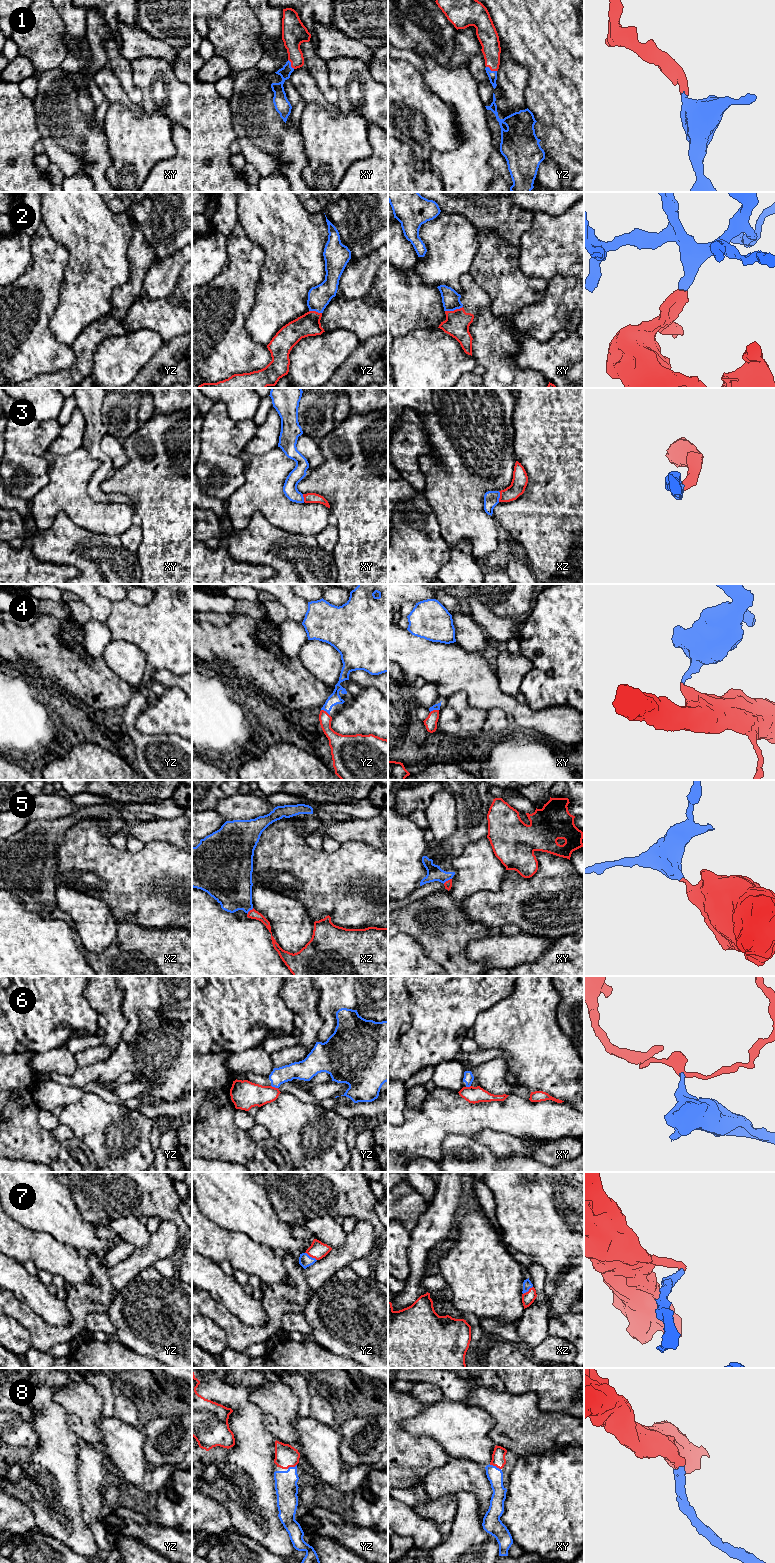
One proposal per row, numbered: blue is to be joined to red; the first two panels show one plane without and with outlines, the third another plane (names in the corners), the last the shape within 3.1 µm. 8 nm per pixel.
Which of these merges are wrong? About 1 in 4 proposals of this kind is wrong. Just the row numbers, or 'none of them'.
5, 6

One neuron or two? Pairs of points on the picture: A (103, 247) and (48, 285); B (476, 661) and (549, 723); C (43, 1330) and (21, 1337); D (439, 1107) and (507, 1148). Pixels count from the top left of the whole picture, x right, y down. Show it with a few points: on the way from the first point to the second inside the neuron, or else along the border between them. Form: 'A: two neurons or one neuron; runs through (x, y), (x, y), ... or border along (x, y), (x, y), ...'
A: two neurons; border along (68, 251), (68, 263), (64, 272), (59, 297)
B: one neuron; runs through (484, 682), (504, 702), (528, 721)
C: two neurons; border along (13, 1317), (27, 1330), (32, 1344)
D: two neurons; border along (505, 1132), (483, 1130), (472, 1138)

